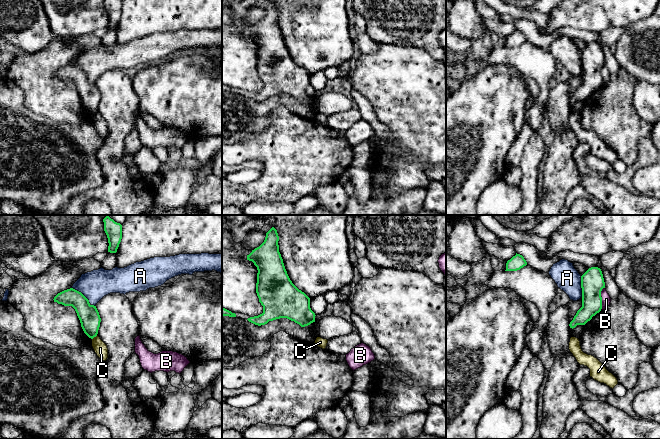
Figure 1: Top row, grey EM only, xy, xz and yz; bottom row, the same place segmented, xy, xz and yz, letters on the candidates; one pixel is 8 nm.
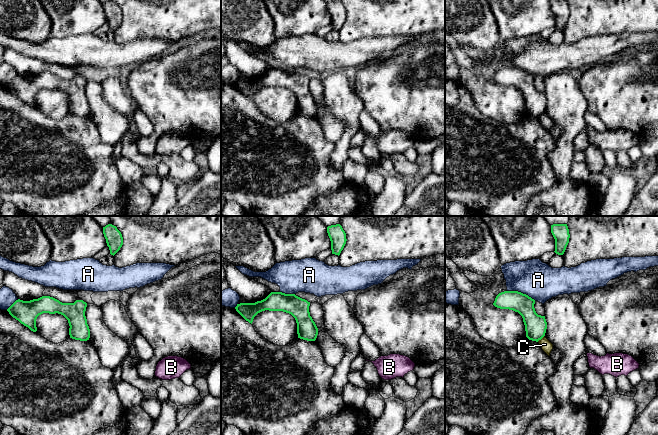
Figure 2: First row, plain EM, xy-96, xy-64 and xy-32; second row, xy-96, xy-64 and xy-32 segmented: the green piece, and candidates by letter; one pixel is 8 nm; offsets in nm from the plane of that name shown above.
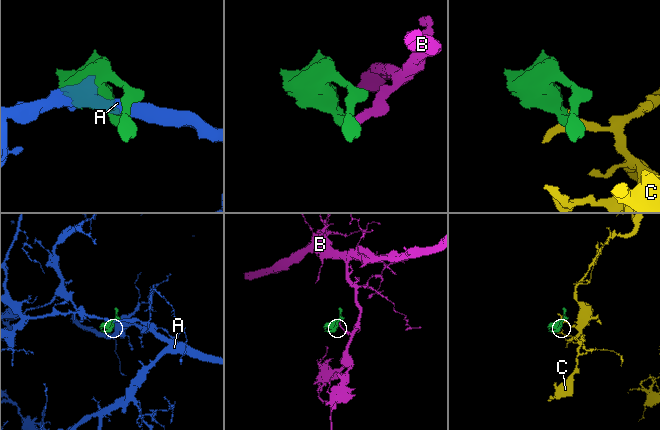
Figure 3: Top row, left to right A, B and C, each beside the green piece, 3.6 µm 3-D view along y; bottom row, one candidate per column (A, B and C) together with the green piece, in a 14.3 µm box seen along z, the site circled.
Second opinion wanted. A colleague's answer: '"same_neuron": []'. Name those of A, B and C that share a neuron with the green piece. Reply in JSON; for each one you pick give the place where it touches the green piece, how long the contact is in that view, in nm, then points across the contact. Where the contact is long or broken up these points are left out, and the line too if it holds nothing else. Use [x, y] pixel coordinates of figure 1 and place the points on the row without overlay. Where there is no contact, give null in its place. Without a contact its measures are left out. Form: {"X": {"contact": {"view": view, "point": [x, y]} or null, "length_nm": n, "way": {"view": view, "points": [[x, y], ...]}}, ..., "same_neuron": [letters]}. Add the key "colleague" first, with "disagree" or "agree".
{"colleague": "agree", "same_neuron": []}

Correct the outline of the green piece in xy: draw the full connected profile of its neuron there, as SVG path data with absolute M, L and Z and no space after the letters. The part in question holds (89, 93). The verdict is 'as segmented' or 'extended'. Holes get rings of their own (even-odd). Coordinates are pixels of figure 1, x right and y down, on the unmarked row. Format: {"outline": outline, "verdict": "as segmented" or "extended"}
{"outline": "M70 64L58 69L53 76L64 82L72 82L84 109L91 115L97 112L101 98L99 88L81 68Z", "verdict": "as segmented"}

